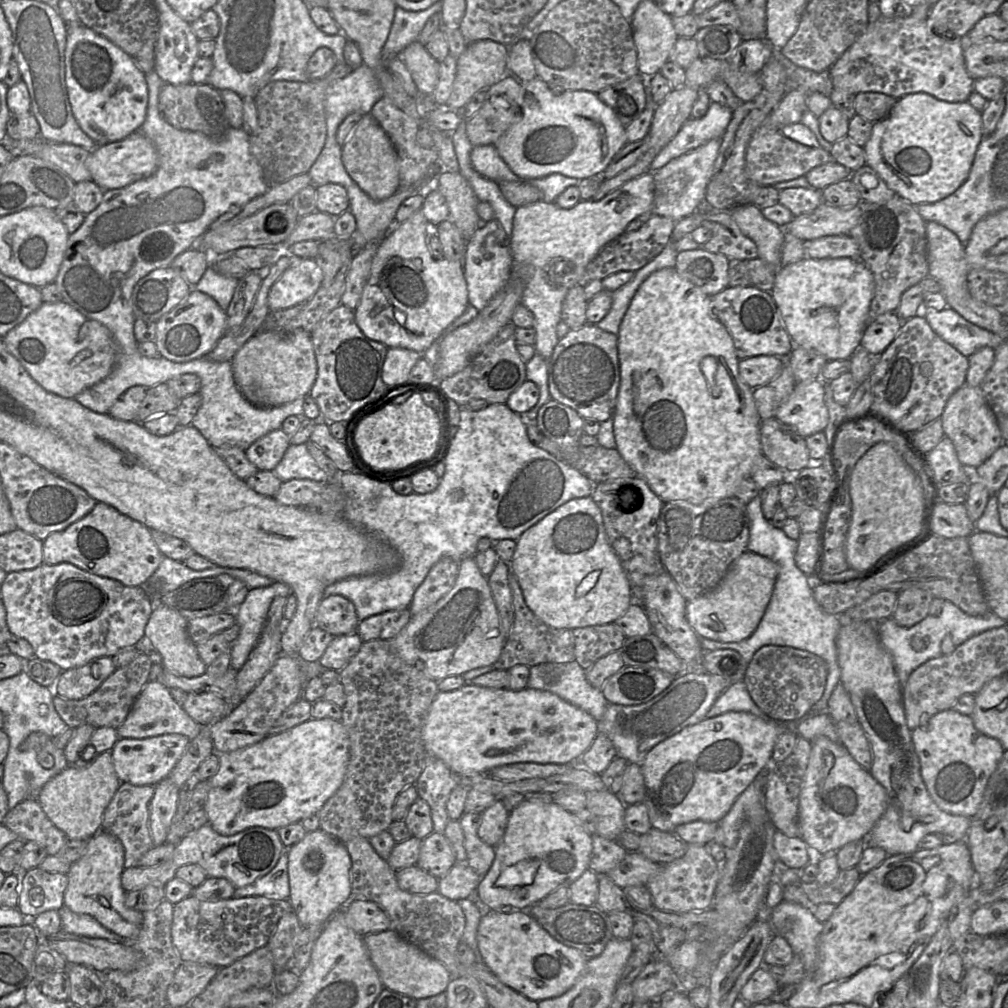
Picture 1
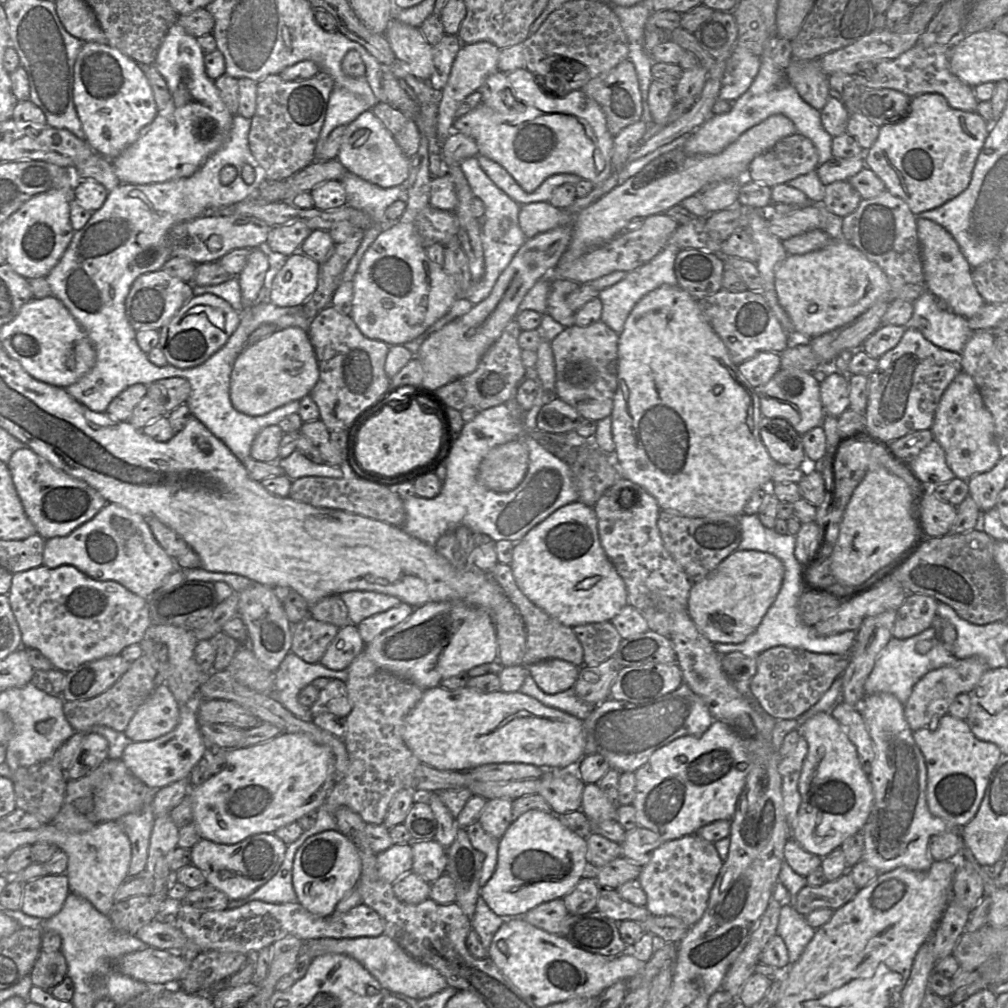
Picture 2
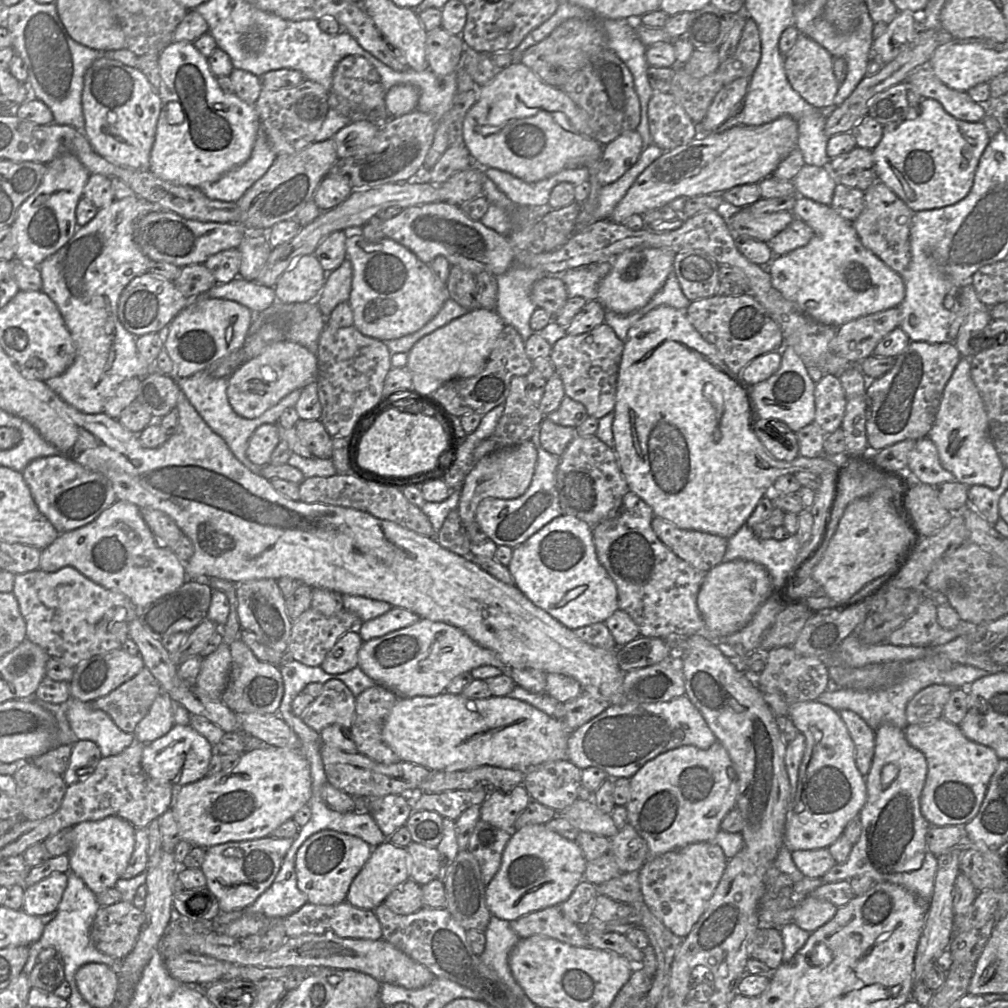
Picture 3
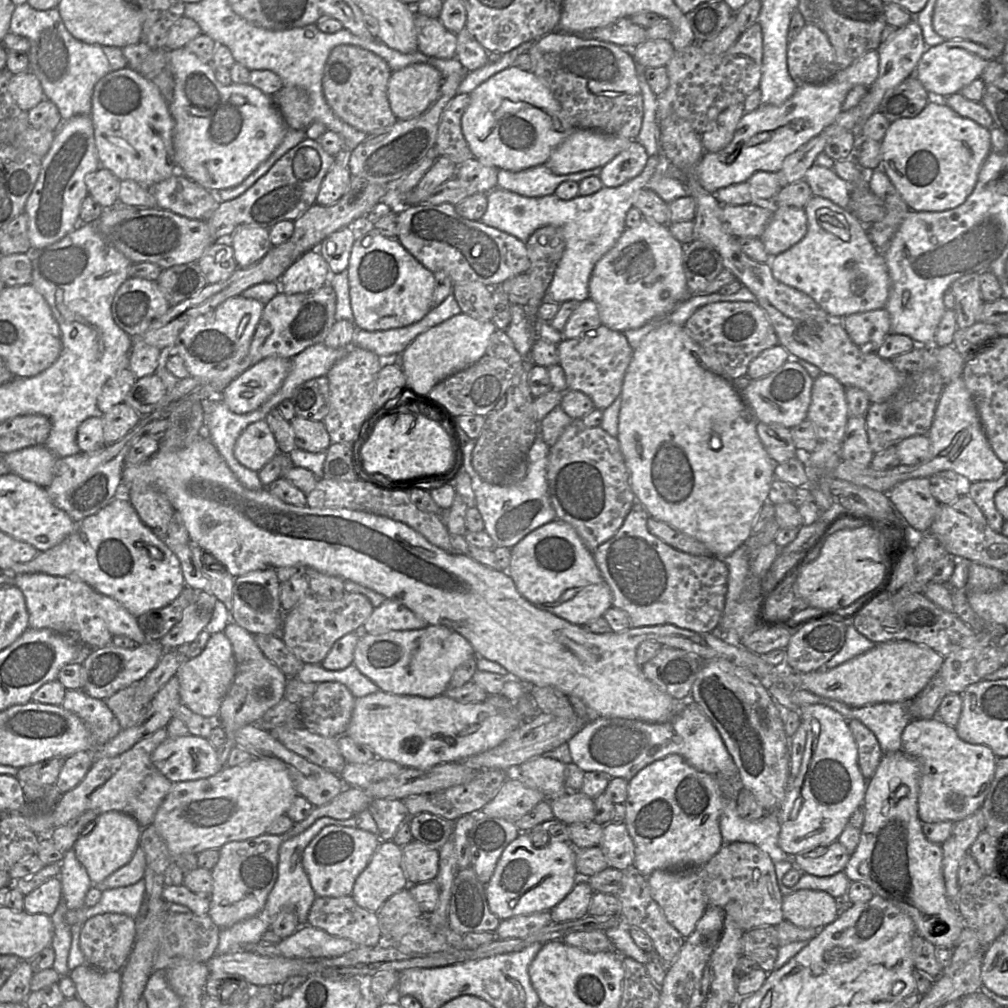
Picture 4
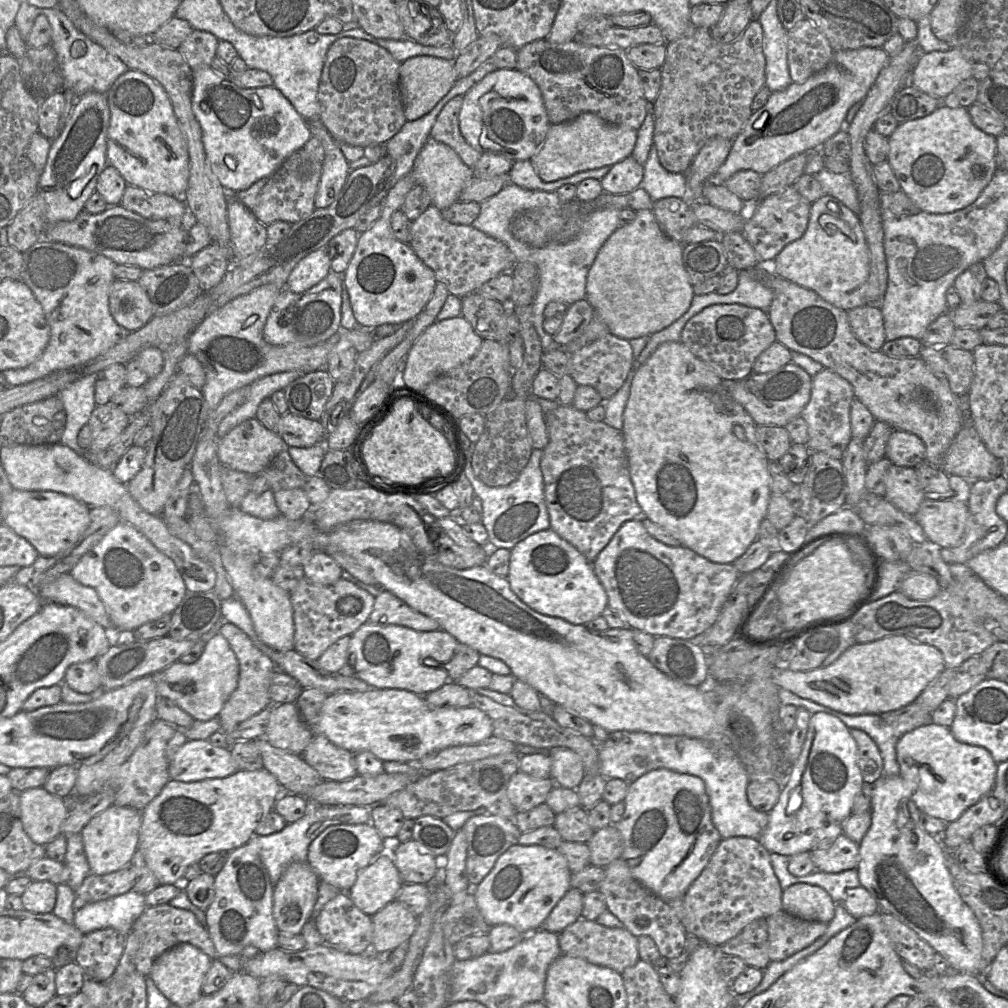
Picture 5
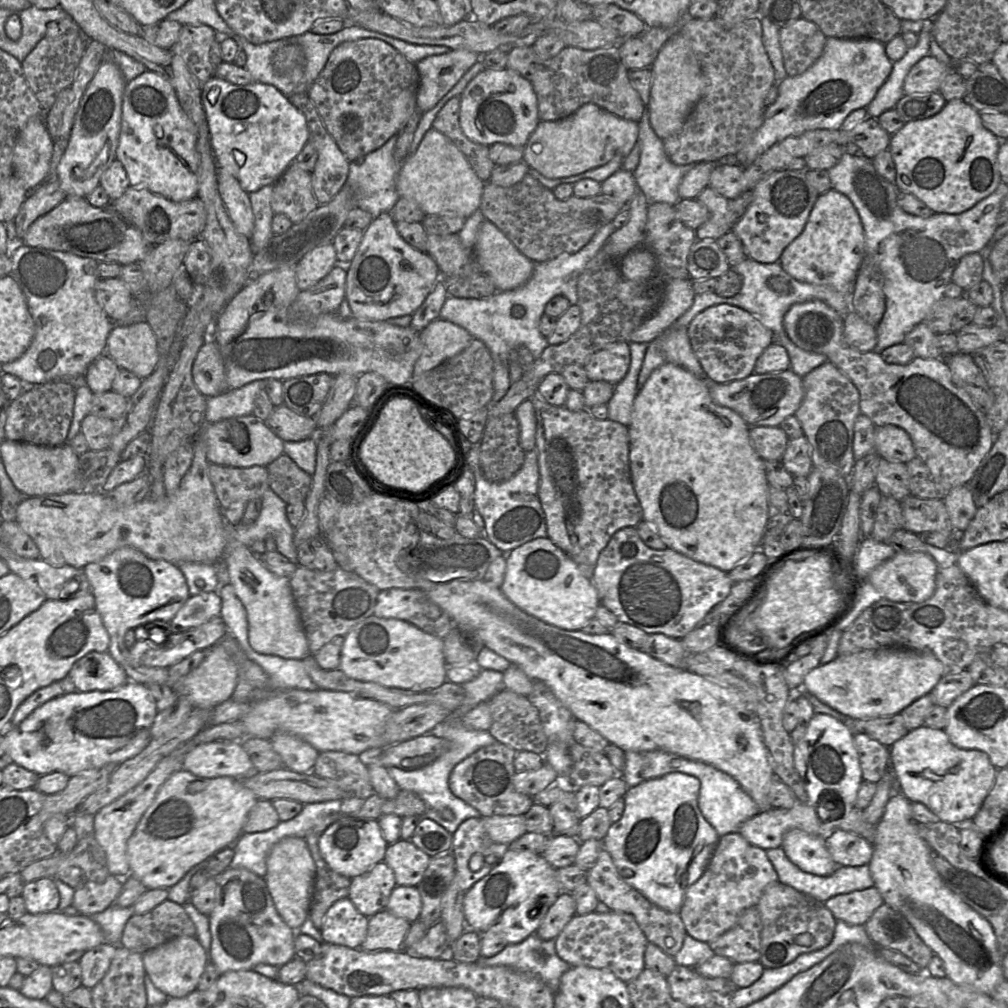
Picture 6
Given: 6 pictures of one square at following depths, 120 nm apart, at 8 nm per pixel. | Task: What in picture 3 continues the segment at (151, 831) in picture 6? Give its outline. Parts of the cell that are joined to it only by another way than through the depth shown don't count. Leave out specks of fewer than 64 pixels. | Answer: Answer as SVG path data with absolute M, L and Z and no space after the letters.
M261 744L240 754L239 761L230 770L221 770L213 776L181 786L175 790L170 807L177 822L180 840L193 846L209 848L218 844L255 840L270 836L284 822L308 804L312 795L310 765L300 750Z

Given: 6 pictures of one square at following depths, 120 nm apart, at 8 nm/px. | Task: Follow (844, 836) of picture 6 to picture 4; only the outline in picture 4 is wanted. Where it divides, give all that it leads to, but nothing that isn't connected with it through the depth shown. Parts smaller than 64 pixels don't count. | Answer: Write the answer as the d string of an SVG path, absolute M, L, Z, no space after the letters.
M838 840L831 843L822 856L811 858L808 855L811 852L816 852L816 850L805 850L790 857L794 859L794 866L802 873L818 877L832 876L844 871L851 858L851 855Z

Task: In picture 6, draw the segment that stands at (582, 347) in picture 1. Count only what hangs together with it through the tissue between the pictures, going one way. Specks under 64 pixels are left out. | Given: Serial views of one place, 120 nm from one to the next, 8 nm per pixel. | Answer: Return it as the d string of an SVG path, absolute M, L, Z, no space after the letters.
M617 342L595 352L583 366L590 381L606 381L617 385L630 366L628 342Z

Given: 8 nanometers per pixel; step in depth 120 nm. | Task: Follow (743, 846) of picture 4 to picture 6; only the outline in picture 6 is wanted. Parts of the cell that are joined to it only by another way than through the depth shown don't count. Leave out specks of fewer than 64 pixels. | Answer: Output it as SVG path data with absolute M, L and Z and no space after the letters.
M739 832L720 837L704 873L685 894L679 914L686 933L705 943L718 938L735 925L745 909L755 907L767 885L777 880L778 875L767 857L766 850L750 844Z

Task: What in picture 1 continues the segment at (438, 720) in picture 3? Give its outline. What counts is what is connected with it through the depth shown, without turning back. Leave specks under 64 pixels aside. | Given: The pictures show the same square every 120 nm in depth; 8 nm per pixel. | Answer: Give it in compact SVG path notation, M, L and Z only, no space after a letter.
M465 683L461 688L454 691L438 692L426 714L422 726L422 740L425 751L427 754L441 759L454 774L489 773L489 771L495 767L520 762L533 762L539 764L577 763L577 765L579 765L580 757L590 747L598 733L598 721L584 710L561 699L552 692L527 687L522 690L492 689L469 683Z

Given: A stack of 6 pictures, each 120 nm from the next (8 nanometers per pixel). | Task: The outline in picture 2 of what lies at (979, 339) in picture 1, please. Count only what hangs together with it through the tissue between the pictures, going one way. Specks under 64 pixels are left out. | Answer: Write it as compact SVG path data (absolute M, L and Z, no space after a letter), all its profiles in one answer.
M928 289L913 301L913 306L913 315L906 328L917 328L936 346L962 354L973 334L967 318L952 310L940 309L936 296Z

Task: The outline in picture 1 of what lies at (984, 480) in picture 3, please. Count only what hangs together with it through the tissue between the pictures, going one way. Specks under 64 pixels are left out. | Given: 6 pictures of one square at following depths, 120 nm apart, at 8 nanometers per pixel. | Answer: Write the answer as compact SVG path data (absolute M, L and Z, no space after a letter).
M967 384L960 387L947 401L940 419L944 434L952 441L959 461L969 470L983 464L1003 444L996 416L987 404L981 387Z

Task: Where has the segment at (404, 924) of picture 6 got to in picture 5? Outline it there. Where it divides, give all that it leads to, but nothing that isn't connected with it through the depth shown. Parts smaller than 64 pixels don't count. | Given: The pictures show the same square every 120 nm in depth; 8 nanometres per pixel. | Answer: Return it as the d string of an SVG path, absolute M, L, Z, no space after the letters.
M394 899L372 916L373 940L371 950L377 955L387 955L407 943L417 926L418 917Z

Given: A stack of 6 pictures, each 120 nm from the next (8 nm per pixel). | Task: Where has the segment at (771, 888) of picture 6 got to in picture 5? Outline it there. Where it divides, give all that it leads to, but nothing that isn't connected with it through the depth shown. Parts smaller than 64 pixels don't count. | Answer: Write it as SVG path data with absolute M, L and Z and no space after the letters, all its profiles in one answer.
M781 910L768 918L770 962L783 961L811 945L826 932L827 923L807 921Z

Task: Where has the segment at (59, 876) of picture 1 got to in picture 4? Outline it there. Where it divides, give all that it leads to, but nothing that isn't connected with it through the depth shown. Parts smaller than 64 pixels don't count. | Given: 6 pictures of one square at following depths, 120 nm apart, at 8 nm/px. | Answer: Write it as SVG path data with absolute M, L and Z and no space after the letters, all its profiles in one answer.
M52 877L24 896L23 910L30 914L51 916L61 901L61 881Z

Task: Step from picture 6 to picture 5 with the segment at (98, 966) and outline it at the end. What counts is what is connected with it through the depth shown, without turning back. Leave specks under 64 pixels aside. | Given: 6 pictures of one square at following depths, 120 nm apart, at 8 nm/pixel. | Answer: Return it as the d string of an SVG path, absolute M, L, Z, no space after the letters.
M113 928L85 934L75 955L75 962L82 968L85 977L98 982L108 981L121 959L126 937Z

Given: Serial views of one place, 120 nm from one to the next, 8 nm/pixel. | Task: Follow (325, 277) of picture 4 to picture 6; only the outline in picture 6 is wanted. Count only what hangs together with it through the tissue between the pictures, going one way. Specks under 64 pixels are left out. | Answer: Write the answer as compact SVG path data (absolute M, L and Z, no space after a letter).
M332 243L318 246L308 252L295 267L296 282L300 291L315 286L336 266L336 250Z

